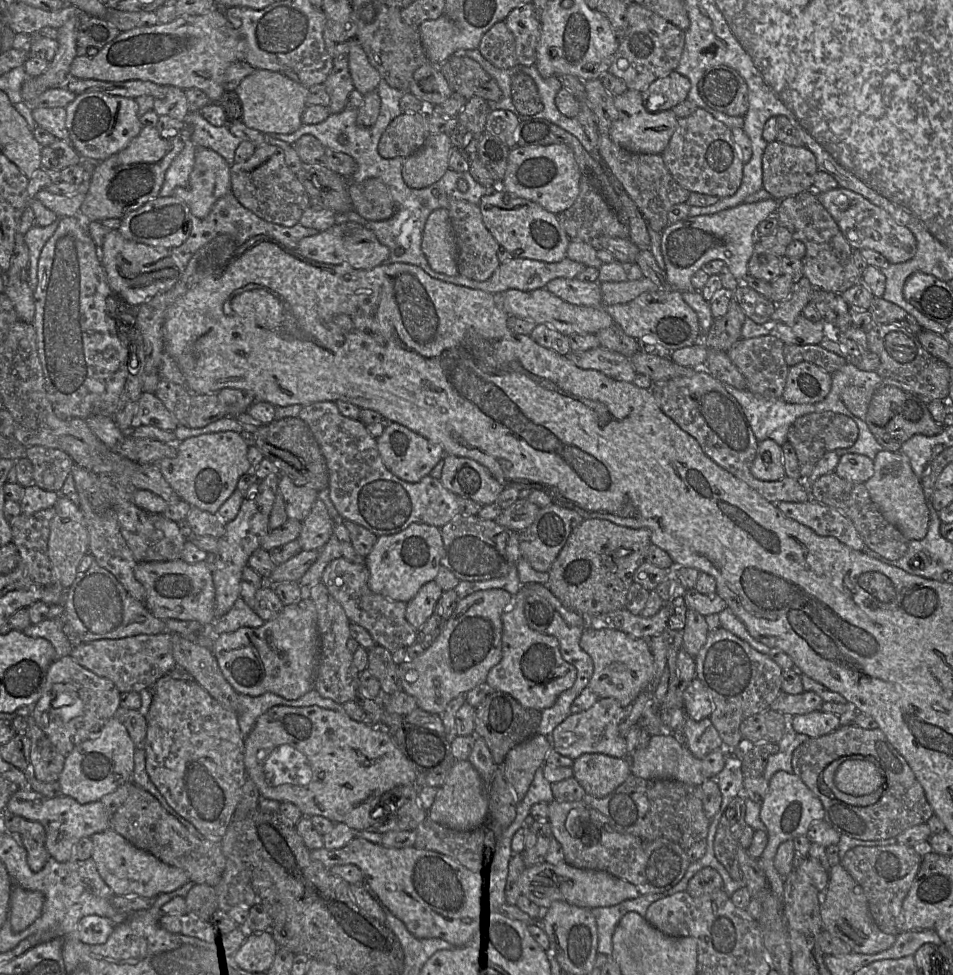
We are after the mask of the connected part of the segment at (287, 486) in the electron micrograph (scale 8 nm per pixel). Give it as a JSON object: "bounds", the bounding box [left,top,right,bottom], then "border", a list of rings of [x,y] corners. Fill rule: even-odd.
{"bounds":[278,474,318,521],"border":[[[281,474],[278,490],[283,495],[288,518],[303,521],[318,498],[318,491],[306,485],[296,485],[286,474]]]}

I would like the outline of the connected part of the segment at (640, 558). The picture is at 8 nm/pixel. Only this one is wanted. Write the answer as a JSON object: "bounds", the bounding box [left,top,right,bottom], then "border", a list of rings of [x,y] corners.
{"bounds":[548,519,651,622],"border":[[[584,519],[570,534],[552,563],[548,573],[548,588],[569,610],[582,616],[585,622],[593,616],[625,609],[626,596],[636,569],[645,561],[651,545],[651,531],[647,528],[629,528],[609,520]]]}

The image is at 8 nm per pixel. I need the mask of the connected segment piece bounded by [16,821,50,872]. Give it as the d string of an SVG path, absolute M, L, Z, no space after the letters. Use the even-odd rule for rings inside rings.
M29 821L25 829L18 836L22 846L27 851L27 861L34 872L38 872L45 866L50 855L46 849L46 831L39 822Z

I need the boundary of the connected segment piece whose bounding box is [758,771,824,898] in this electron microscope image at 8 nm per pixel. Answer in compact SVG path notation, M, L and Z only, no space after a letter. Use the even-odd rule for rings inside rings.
M777 771L769 780L767 794L761 804L760 818L767 828L768 843L758 862L764 871L770 888L775 895L782 898L784 878L774 865L774 858L779 845L787 840L807 834L813 822L824 818L824 808L821 801L806 786L800 777L793 773Z

